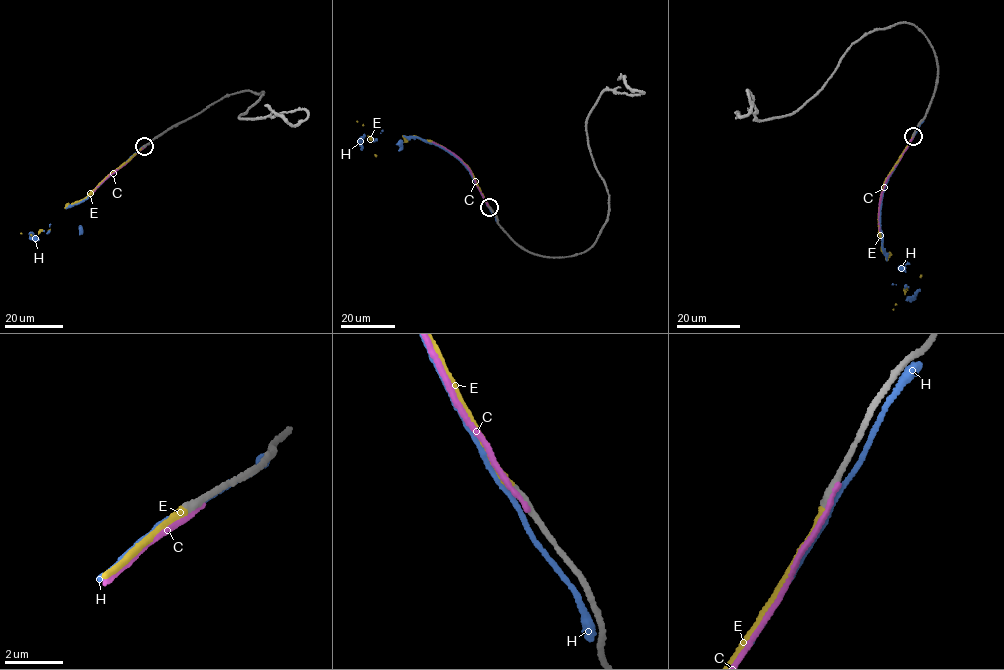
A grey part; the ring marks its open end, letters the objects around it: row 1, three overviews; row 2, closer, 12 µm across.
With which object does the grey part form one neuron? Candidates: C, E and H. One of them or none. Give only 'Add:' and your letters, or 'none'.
Add: E

